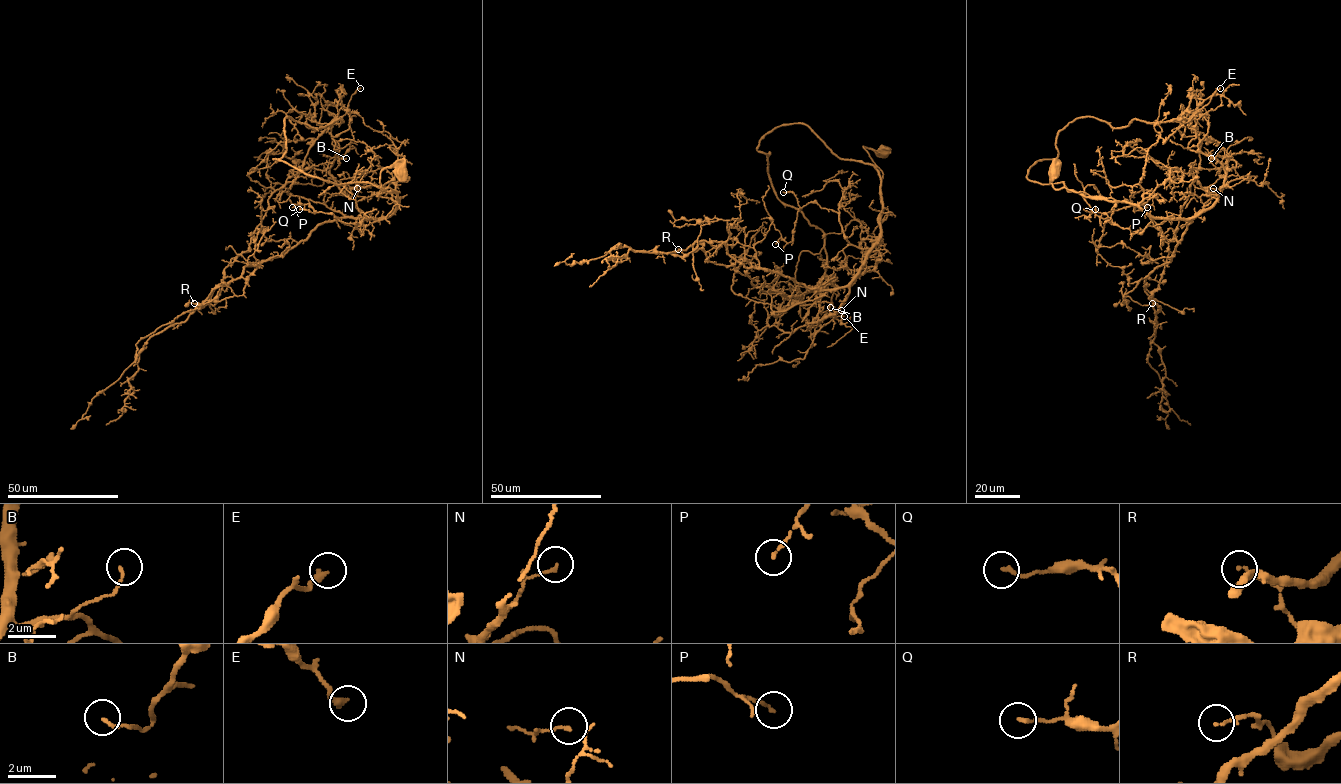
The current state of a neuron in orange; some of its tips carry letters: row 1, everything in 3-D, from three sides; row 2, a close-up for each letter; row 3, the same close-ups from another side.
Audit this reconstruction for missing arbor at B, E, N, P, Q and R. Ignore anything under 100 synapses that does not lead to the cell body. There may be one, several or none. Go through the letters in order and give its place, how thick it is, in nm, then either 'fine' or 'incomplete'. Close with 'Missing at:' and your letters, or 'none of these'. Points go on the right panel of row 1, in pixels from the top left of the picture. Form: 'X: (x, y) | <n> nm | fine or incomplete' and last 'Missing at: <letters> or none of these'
B: (1211, 158) | 120 nm | fine
E: (1220, 88) | 260 nm | fine
N: (1213, 188) | 110 nm | fine
P: (1147, 207) | 120 nm | fine
Q: (1095, 209) | 140 nm | fine
R: (1152, 303) | 130 nm | fine
Missing at: none of these

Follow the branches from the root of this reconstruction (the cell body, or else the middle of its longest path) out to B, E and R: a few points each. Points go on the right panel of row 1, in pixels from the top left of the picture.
B: (1054, 175), (1055, 167), (1056, 189), (1188, 218), (1222, 187), (1224, 167), (1211, 158)
E: (1054, 175), (1056, 189), (1197, 216), (1225, 172), (1178, 129), (1220, 88)
R: (1054, 175), (1055, 167), (1056, 189), (1193, 218), (1171, 259), (1145, 278), (1152, 303)

